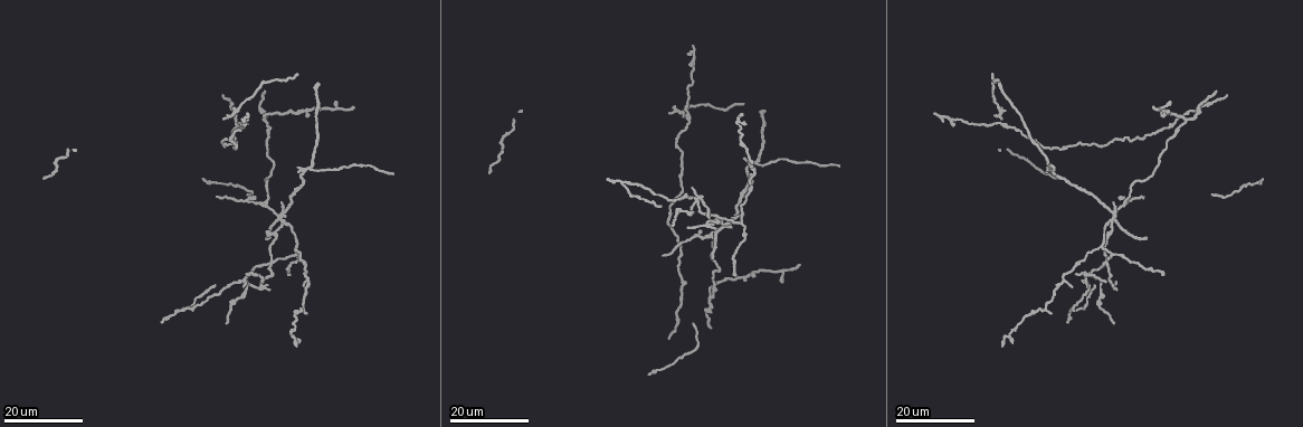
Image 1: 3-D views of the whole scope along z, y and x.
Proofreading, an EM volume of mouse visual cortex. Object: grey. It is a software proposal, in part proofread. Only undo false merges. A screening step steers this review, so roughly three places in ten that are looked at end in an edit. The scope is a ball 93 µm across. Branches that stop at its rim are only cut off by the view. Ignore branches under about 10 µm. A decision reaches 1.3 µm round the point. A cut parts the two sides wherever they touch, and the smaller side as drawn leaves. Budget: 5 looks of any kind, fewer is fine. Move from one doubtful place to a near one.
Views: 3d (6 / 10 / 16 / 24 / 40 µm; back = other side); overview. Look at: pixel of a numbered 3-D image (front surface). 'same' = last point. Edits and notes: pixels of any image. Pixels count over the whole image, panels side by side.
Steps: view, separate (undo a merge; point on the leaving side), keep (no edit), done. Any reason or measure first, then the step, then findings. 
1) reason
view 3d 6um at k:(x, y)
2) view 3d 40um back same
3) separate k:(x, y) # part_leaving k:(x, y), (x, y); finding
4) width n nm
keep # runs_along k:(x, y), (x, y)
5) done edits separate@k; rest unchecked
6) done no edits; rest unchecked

four-way junction
view 3d 16um at 1:(278, 215)

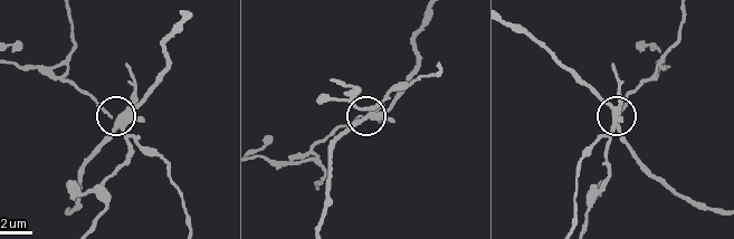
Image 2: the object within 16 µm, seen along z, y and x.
view 3d 10um at 2:(366, 117)

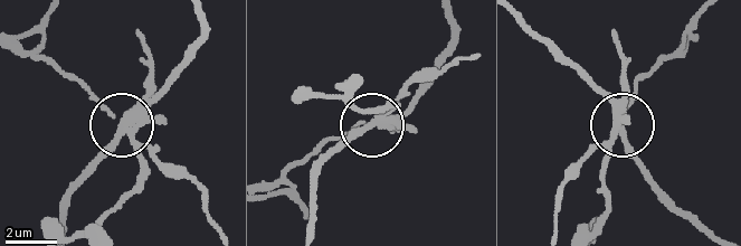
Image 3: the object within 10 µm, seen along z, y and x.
width 280 nm
separate 3:(159, 115) # part_leaving 3:(129, 131), (135, 113), (184, 65), (199, 24); two cells meet here

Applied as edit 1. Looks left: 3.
a fork
view 3d 24um at 1:(743, 212)

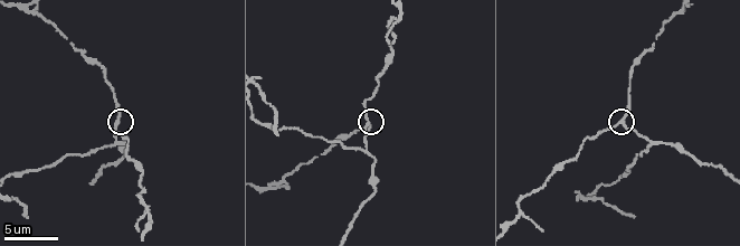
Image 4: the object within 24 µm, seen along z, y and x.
view 3d 10um at 4:(116, 121)

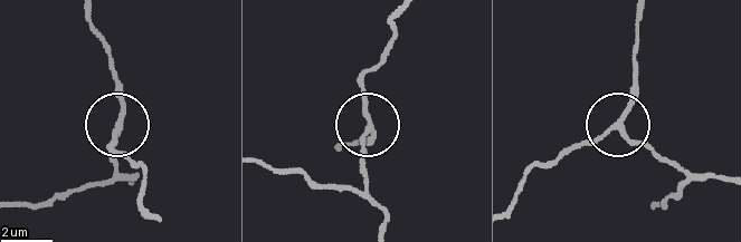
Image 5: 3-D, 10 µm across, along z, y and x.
view 3d 6um at 5:(617, 128)

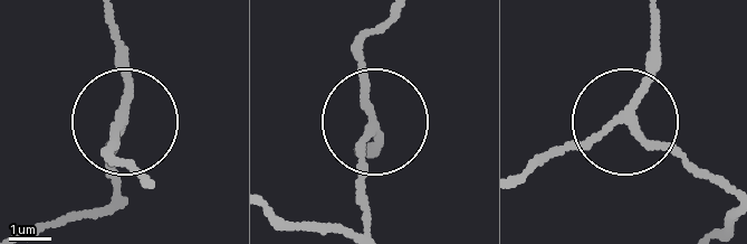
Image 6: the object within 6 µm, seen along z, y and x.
side_arm 45 um
keep # runs_along 6:(655, 24), (633, 109), (542, 159); all the same cell

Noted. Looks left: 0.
done edits separate@3; rest unchecked

